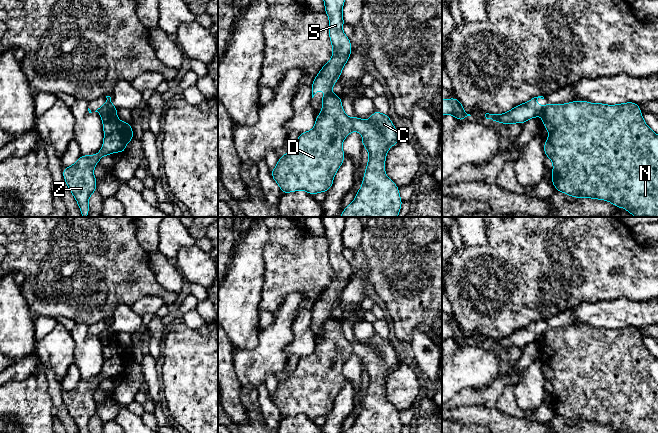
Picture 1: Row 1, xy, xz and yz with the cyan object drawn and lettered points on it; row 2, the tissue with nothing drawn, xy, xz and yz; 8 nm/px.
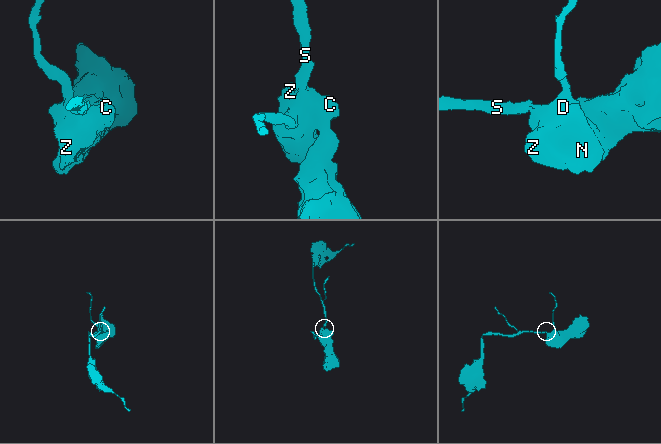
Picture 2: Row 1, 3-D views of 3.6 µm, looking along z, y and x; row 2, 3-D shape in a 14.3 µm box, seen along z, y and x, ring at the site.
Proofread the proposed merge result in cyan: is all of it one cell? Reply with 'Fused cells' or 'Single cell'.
Fused cells

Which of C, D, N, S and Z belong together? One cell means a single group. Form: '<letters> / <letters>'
C D N Z / S

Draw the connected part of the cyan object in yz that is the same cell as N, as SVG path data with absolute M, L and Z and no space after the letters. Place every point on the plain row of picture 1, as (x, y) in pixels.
M584 324L551 328L542 337L542 346L549 356L544 377L553 386L551 405L557 415L574 422L609 425L618 432L658 433L658 359L643 344L639 328L592 328Z

